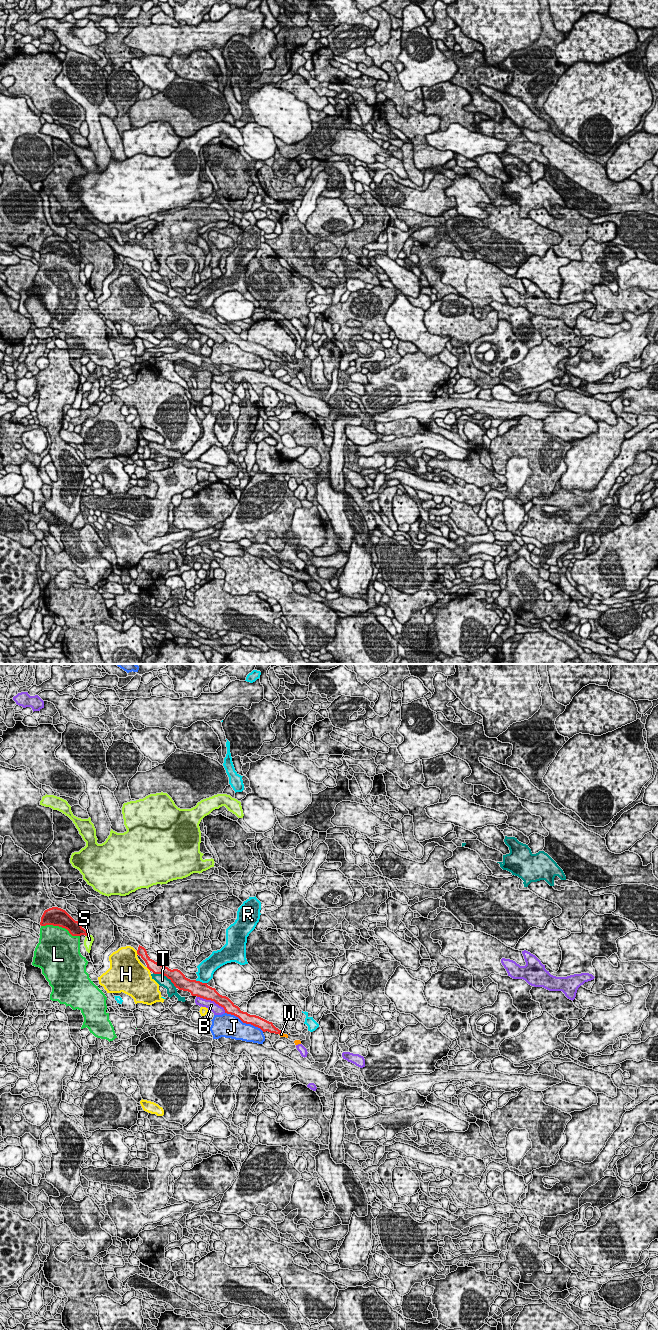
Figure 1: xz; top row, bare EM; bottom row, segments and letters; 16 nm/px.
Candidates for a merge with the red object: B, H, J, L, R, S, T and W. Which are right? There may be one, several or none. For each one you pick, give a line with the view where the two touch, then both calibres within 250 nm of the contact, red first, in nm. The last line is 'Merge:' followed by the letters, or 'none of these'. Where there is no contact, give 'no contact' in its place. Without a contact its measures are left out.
W: contact in xz; calibres 160 and 70 nm
Merge: W

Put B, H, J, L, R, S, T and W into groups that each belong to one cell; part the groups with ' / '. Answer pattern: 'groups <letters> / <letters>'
groups B / H / J T / L / R / S / W

